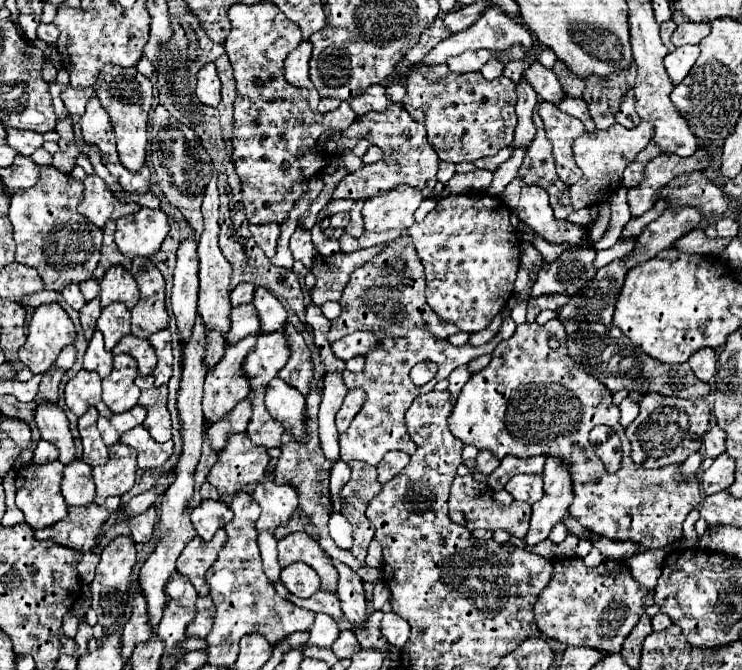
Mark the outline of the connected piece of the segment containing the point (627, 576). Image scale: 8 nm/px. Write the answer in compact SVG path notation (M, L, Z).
M579 557L557 559L549 585L537 597L535 621L545 637L563 645L619 653L625 637L649 605L653 605L653 591L635 583L629 569L621 563L615 567L609 563L585 567Z

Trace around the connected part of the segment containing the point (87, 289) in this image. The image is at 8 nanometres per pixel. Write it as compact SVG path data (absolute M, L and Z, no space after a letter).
M95 279L81 281L81 283L79 283L79 287L81 287L81 293L83 293L85 301L91 301L91 299L95 299L95 297L99 295L99 283L97 283Z

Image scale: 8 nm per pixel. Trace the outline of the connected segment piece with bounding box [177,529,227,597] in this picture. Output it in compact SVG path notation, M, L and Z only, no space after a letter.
M219 529L211 541L203 541L201 537L193 537L191 543L183 549L183 553L177 559L177 571L189 577L195 591L203 597L209 595L209 587L205 583L205 571L213 565L217 559L219 549L223 547L227 535L225 529Z

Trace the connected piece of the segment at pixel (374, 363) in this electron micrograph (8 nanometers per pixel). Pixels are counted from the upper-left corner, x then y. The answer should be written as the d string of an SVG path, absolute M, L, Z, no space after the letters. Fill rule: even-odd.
M507 315L501 329L499 329L499 333L489 343L479 345L479 347L473 347L469 343L463 345L463 347L455 347L449 341L437 339L429 331L423 331L423 329L413 329L405 337L391 337L391 335L385 335L385 333L375 333L383 347L373 349L373 351L367 353L365 369L361 373L349 373L347 369L343 371L345 387L347 389L363 389L365 391L365 403L363 403L361 411L353 417L349 429L343 435L339 435L341 459L345 463L353 461L353 459L359 459L359 461L365 461L369 465L379 465L383 455L393 451L393 449L399 449L399 451L405 451L407 455L413 455L415 453L415 443L409 439L409 435L405 431L405 425L403 425L405 423L403 415L405 415L407 407L413 403L413 399L423 395L425 391L431 391L435 381L447 379L453 369L469 363L471 359L475 359L479 355L493 353L497 343L503 341L503 339L509 339L513 335L513 331L515 331L515 323ZM419 361L433 361L439 367L437 375L423 387L415 387L409 379L409 369Z

